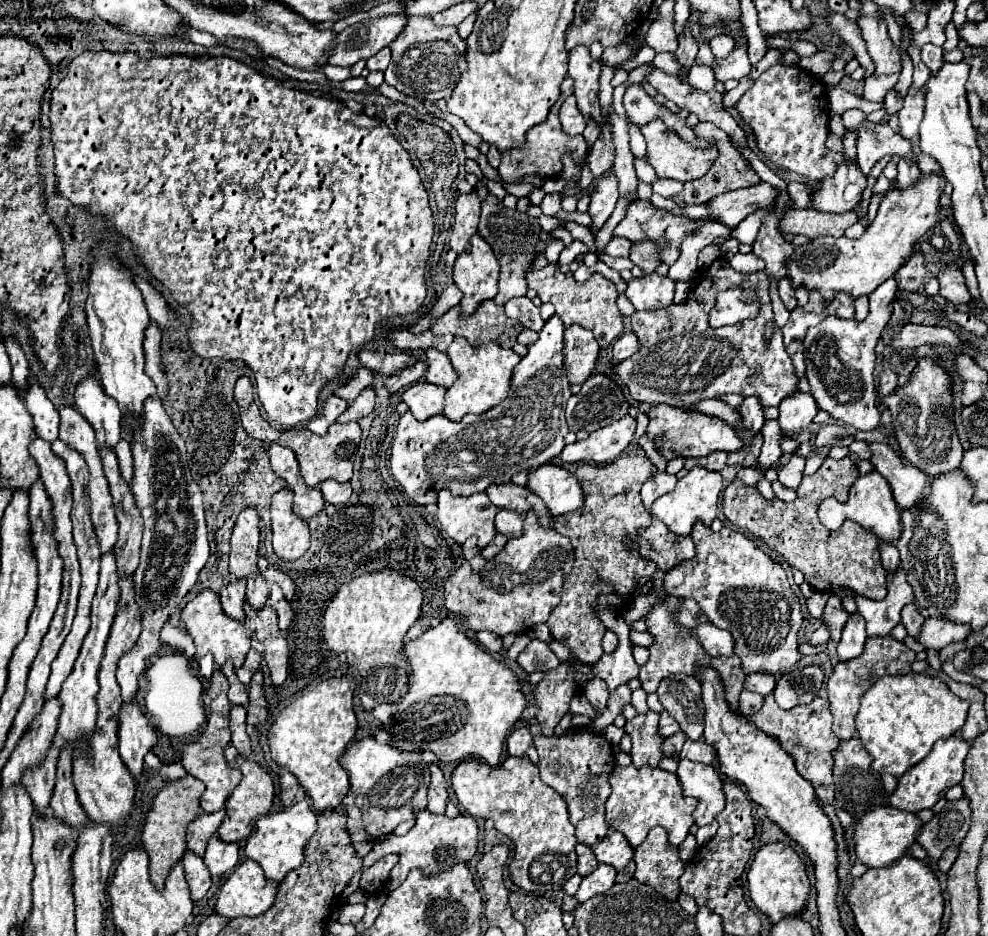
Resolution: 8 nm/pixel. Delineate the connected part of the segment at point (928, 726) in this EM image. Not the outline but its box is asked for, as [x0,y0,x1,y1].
[855,673,967,777]

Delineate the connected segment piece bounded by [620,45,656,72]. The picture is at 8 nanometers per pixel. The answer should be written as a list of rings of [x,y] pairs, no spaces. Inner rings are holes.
[[[645,45],[635,55],[633,59],[623,63],[623,65],[621,65],[620,68],[626,70],[627,72],[630,72],[638,66],[652,63],[655,55],[656,55],[655,51],[651,47]]]

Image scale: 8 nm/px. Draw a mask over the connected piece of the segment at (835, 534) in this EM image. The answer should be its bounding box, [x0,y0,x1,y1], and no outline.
[723,457,887,599]

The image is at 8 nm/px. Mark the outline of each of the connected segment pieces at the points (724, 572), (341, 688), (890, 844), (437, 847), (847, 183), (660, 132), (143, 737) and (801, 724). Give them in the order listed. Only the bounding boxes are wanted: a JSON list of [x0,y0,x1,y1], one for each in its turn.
[[665,521,803,673],[267,675,357,811],[855,807,923,867],[363,809,479,891],[813,161,865,213],[641,119,719,183],[119,705,157,779],[749,695,839,803]]

